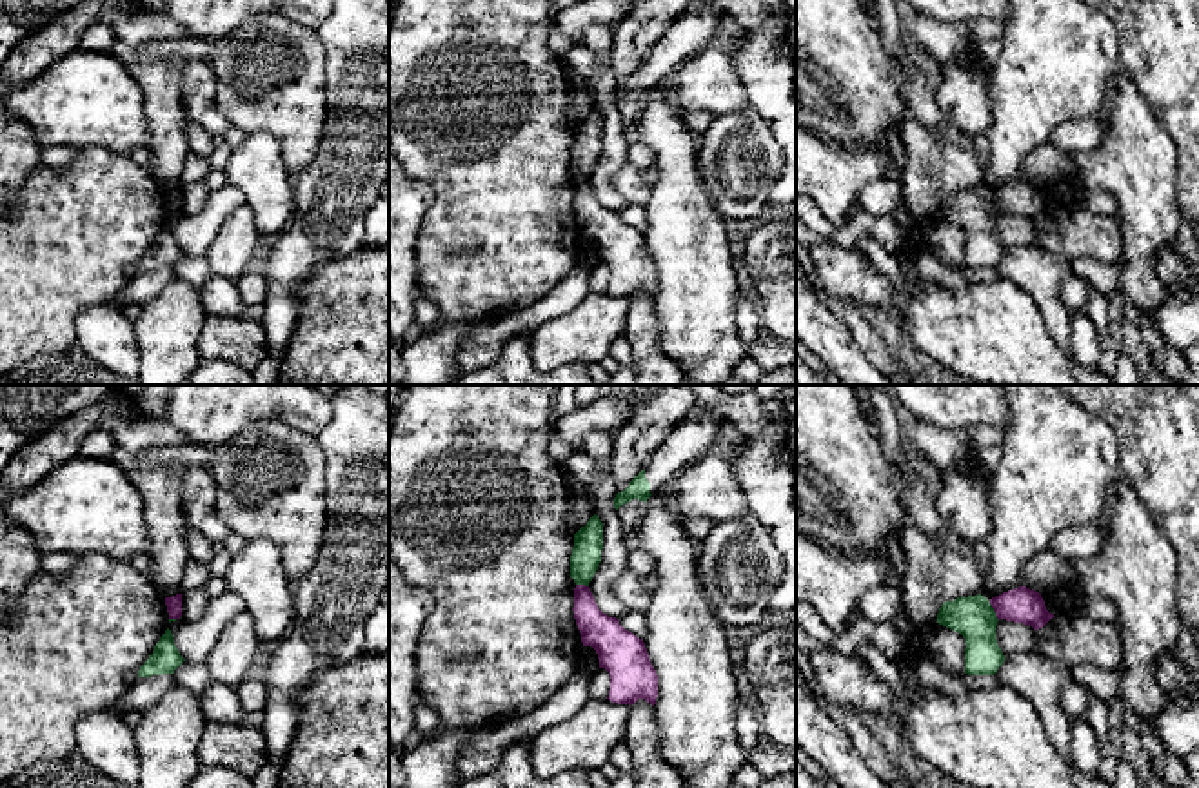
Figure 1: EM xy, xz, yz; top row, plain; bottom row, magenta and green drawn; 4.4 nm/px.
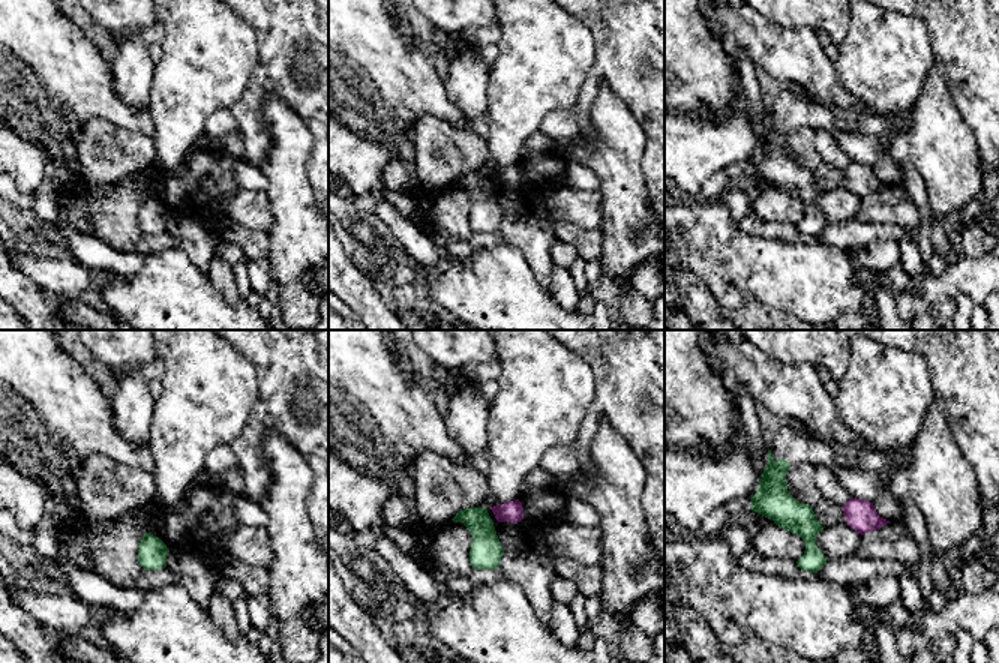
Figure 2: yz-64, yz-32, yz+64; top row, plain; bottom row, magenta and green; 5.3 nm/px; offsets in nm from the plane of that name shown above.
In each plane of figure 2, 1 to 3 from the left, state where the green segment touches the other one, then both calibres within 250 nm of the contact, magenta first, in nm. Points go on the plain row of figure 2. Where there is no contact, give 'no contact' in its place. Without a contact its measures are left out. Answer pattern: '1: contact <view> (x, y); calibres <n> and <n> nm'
1: no contact
2: no contact
3: no contact

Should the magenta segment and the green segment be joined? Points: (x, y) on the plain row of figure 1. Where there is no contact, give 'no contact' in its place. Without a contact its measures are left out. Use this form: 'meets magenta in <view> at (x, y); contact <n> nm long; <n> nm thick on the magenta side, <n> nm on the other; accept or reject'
meets magenta in yz at (994, 204); contact 100 nm long; 160 nm thick on the magenta side, 190 nm on the other; reject

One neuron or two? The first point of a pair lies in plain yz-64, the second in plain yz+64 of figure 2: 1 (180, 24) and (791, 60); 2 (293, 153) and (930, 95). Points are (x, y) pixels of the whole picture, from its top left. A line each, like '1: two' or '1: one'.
1: two
2: one

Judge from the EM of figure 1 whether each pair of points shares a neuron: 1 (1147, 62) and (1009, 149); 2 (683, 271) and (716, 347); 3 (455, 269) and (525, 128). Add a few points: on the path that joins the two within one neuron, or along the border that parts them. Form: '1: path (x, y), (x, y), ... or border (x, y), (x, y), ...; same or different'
1: border (1118, 46), (1118, 69), (1094, 117); different
2: path (696, 289), (698, 329); same
3: path (487, 235), (502, 220), (502, 162); same

